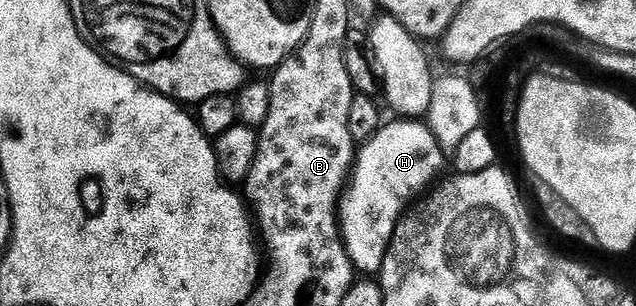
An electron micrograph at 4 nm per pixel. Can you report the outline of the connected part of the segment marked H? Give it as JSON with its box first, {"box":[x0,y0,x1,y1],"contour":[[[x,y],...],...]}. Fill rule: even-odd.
{"box":[341,119,443,274],"contour":[[[395,119],[392,125],[384,124],[375,138],[358,150],[353,178],[341,205],[341,228],[351,261],[360,274],[378,274],[382,270],[389,257],[396,225],[408,206],[436,180],[434,177],[443,160],[443,148],[419,119]]]}

